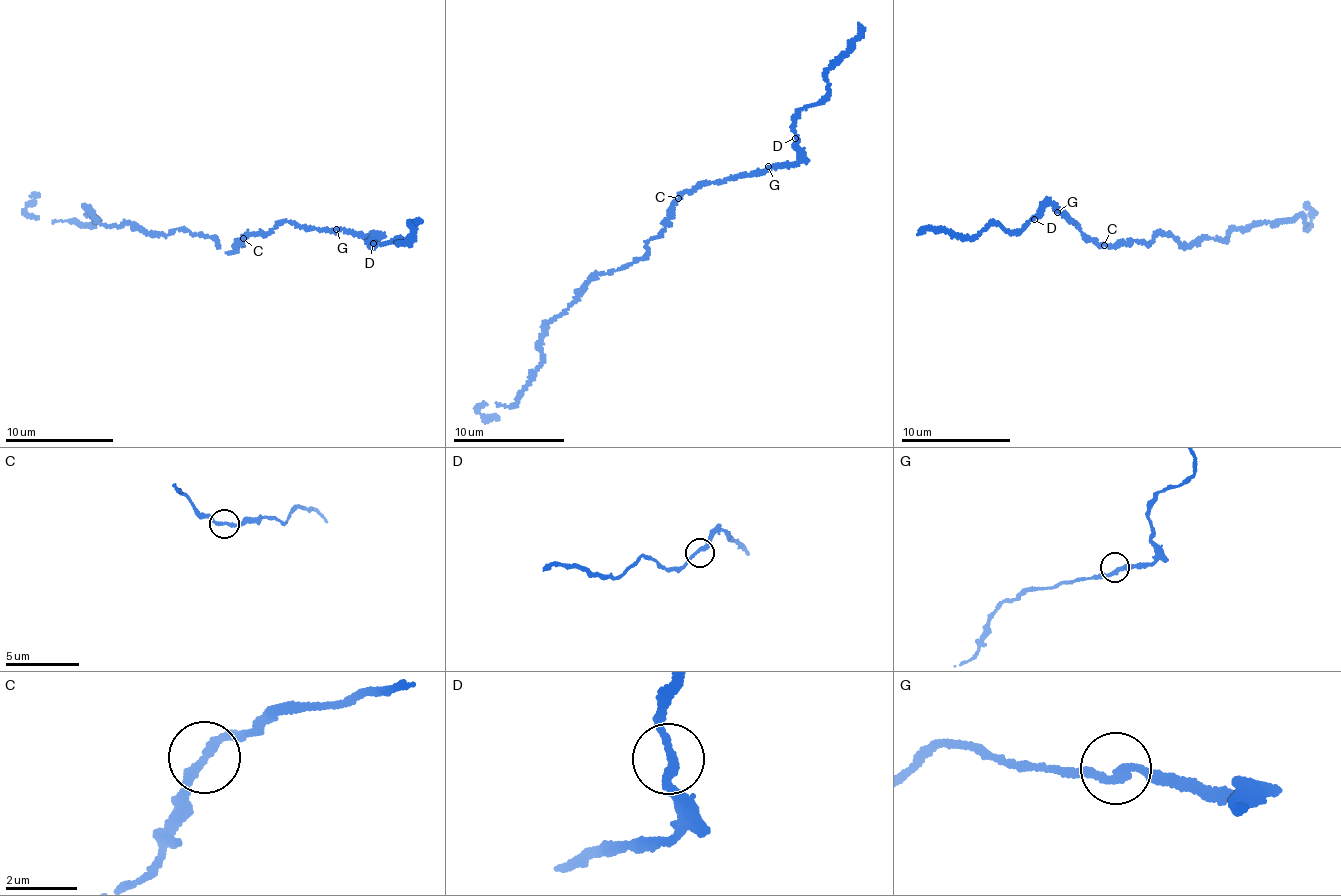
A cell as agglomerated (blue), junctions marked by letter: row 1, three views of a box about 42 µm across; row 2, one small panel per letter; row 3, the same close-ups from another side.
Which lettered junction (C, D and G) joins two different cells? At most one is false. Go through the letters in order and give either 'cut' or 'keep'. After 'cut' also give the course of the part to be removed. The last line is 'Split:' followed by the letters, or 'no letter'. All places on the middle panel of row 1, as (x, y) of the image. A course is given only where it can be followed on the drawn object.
C: keep
D: keep
G: keep
Split: no letter

